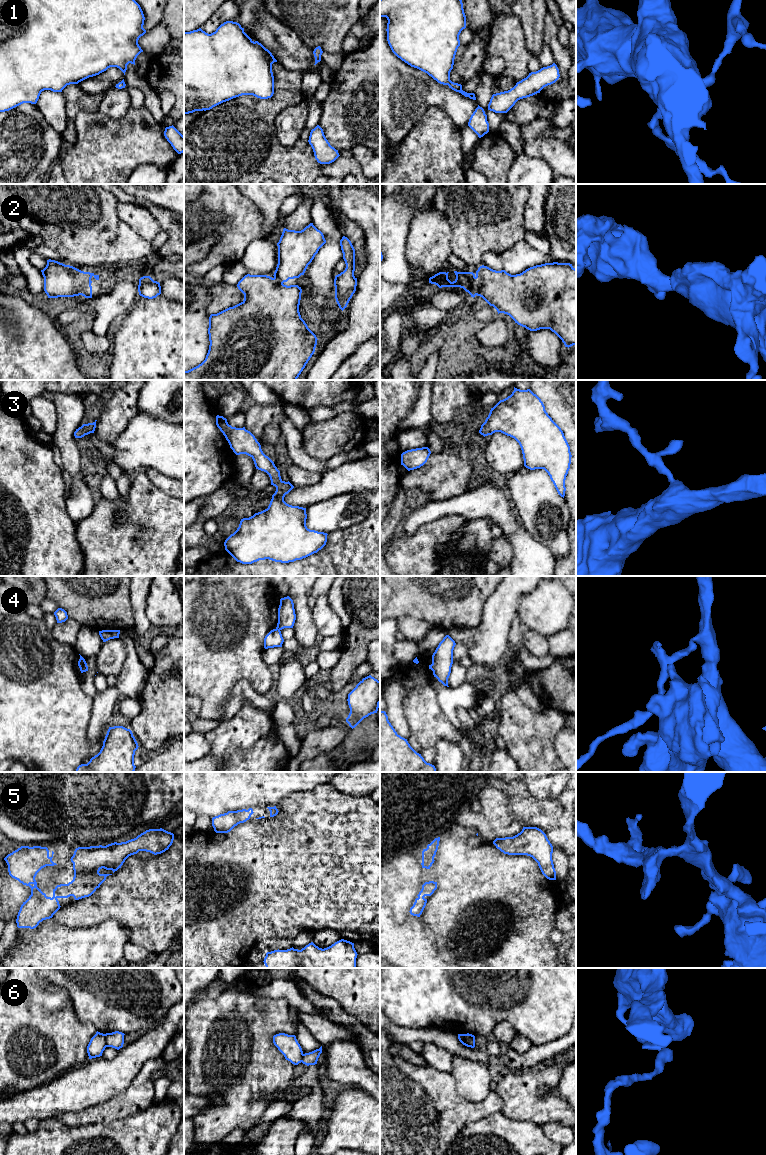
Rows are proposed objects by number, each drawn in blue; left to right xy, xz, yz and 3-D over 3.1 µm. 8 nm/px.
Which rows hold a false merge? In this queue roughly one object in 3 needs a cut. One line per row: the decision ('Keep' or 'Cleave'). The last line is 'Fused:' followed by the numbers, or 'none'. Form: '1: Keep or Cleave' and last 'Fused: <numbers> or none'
1: Keep
2: Keep
3: Keep
4: Cleave
5: Keep
6: Cleave
Fused: 4, 6

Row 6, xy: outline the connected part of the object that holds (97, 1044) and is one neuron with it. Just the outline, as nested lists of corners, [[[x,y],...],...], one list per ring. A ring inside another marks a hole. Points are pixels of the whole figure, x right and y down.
[[[97,1031],[87,1046],[89,1059],[102,1056],[106,1047],[105,1034]]]

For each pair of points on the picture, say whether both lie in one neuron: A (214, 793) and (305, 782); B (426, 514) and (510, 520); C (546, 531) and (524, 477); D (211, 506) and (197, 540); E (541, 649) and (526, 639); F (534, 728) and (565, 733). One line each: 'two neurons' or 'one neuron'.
A: one neuron
B: one neuron
C: one neuron
D: one neuron
E: one neuron
F: two neurons

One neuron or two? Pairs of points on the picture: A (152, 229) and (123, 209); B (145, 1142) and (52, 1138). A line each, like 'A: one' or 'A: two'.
A: one
B: one

